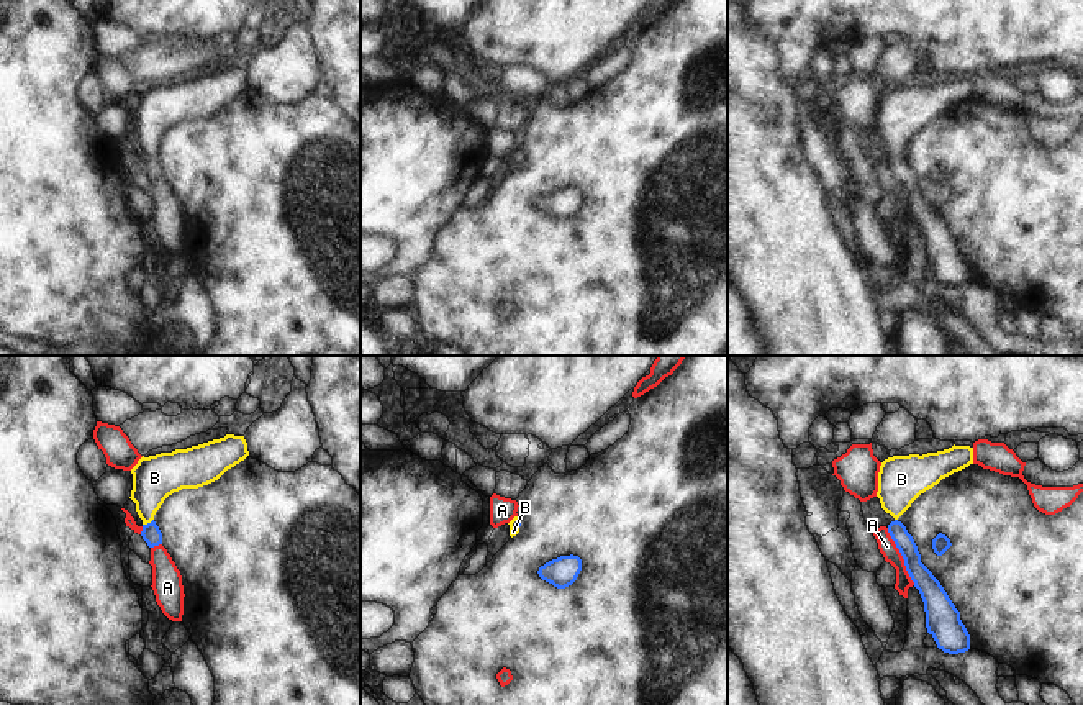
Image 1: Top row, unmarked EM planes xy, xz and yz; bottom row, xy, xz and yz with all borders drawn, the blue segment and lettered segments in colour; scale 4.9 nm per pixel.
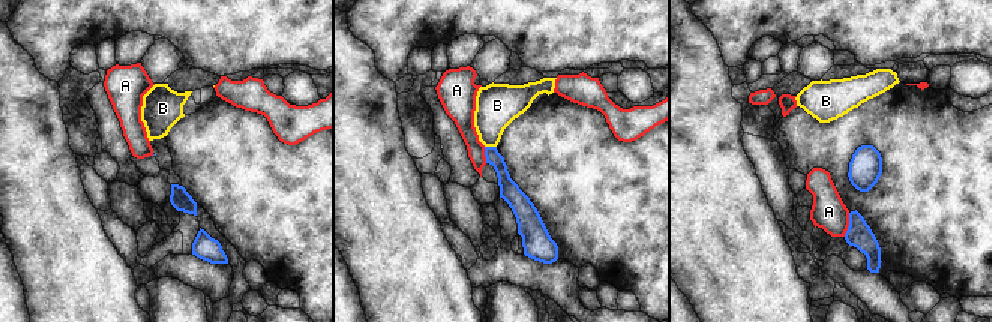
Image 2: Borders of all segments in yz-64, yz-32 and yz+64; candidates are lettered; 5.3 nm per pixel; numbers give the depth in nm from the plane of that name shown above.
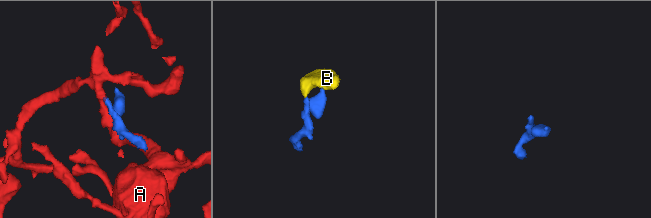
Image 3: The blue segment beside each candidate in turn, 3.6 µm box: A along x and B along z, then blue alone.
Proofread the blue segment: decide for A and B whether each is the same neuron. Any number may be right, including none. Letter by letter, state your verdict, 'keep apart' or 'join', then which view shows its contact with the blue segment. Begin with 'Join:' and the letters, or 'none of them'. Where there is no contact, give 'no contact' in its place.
Join: B
A: keep apart; contact in yz
B: join; contact in xy

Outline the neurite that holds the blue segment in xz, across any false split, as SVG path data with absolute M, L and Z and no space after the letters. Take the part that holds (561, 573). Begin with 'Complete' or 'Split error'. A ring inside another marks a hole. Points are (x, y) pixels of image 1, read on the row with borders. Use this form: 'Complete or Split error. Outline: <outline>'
Complete. Outline: M560 556L539 567L537 574L542 580L557 589L572 585L582 571L582 559L578 556Z

